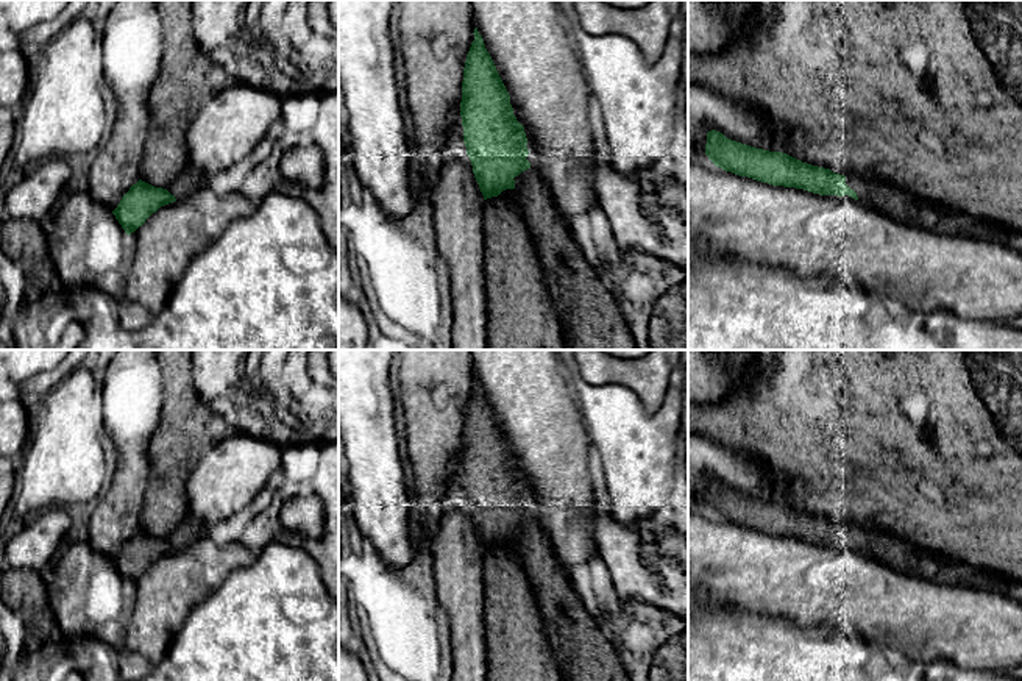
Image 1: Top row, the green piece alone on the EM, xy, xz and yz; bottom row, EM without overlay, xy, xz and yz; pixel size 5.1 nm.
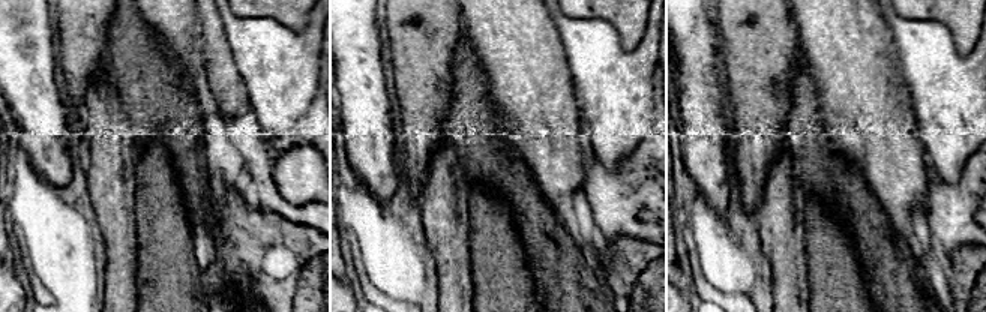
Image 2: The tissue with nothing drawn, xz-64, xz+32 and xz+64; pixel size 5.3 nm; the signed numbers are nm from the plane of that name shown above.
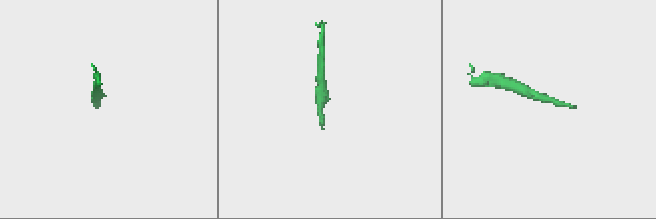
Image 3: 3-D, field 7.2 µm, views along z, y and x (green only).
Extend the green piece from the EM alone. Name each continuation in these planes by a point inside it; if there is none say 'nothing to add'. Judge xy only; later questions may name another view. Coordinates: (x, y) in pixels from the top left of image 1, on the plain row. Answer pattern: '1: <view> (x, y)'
1: xy (183, 536)

